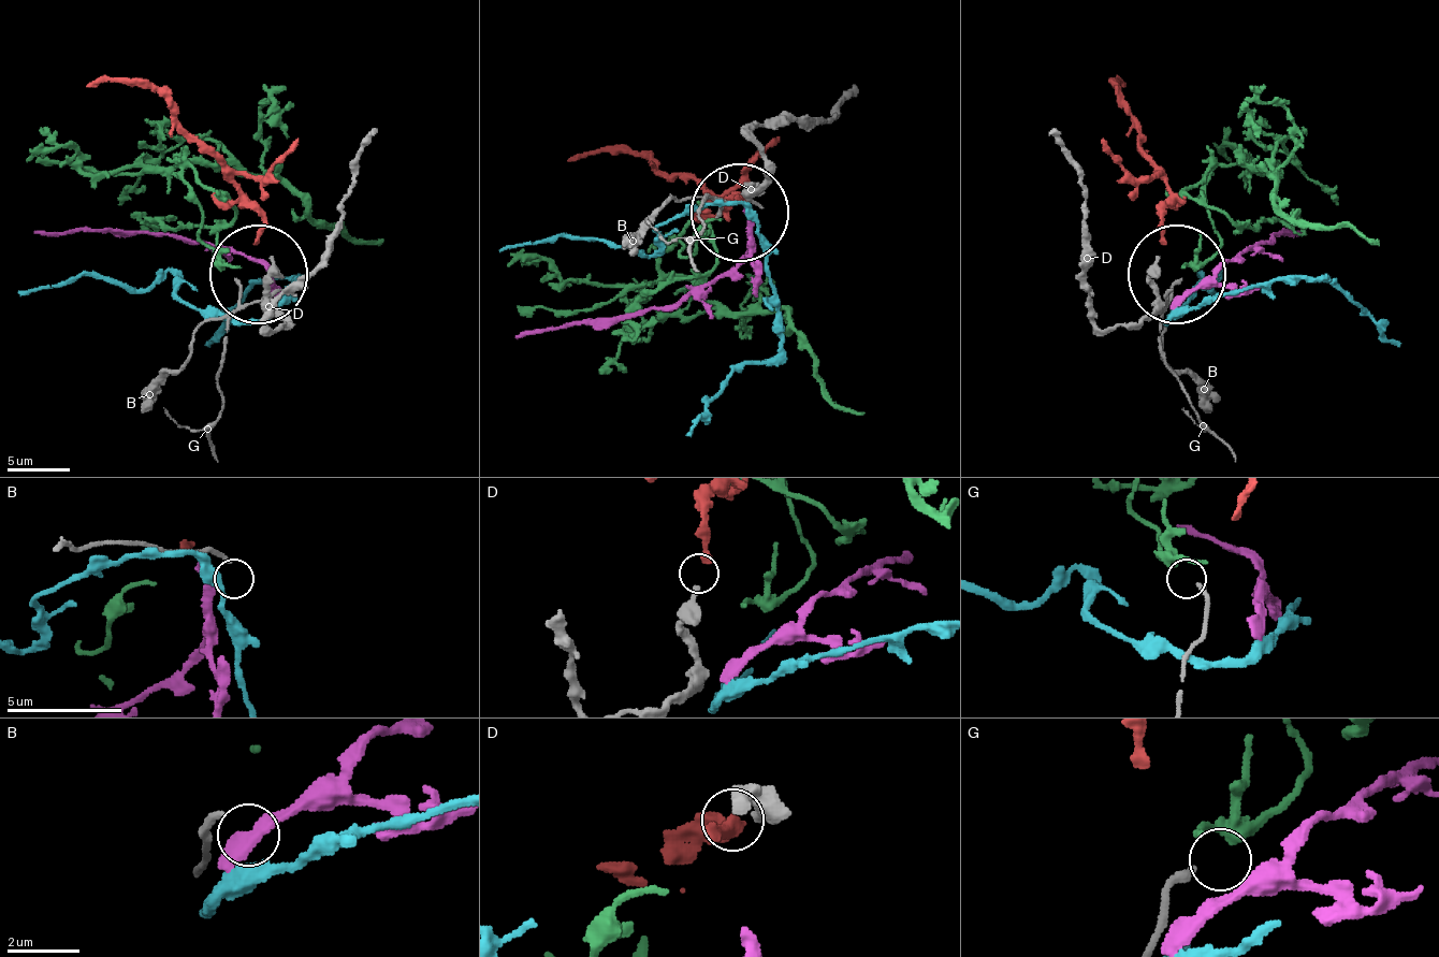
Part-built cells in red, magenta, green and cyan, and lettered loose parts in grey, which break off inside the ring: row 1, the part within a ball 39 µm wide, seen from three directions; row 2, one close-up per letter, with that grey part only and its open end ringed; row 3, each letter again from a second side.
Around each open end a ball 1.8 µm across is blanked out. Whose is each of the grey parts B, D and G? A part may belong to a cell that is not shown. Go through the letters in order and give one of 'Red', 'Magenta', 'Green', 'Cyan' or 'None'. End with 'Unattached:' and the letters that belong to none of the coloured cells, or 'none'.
B: None
D: Red
G: Green
Unattached: B

